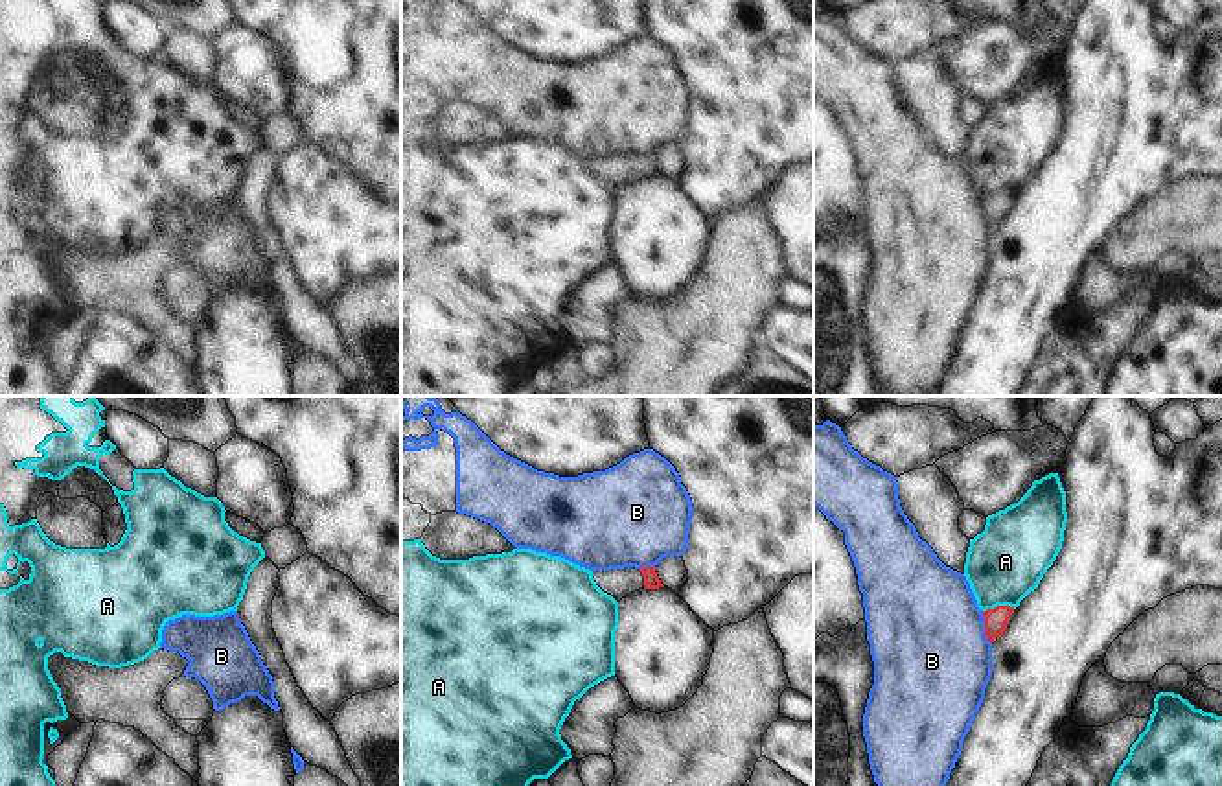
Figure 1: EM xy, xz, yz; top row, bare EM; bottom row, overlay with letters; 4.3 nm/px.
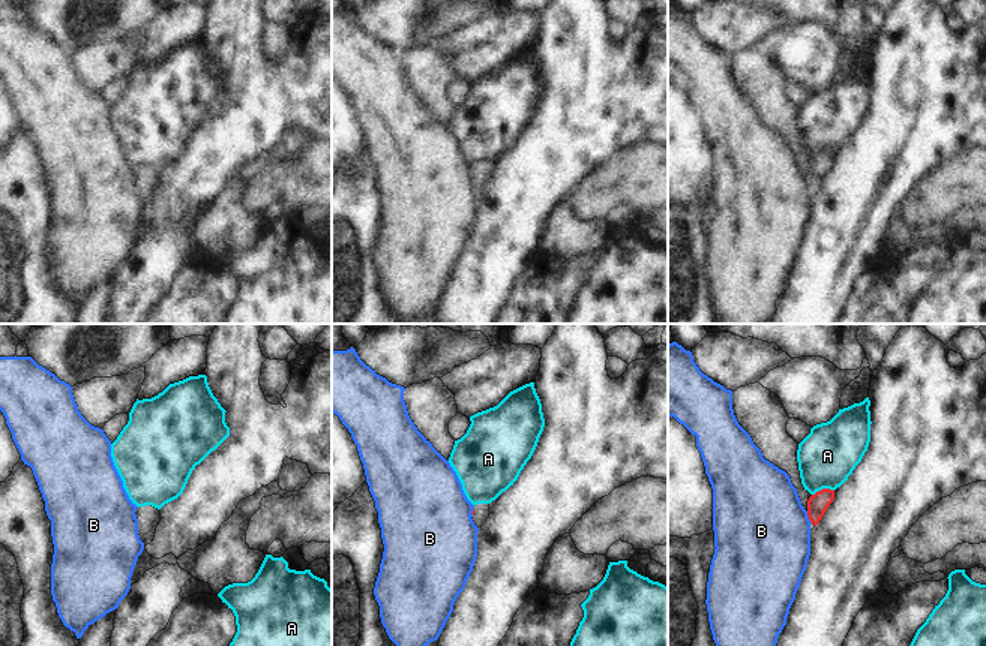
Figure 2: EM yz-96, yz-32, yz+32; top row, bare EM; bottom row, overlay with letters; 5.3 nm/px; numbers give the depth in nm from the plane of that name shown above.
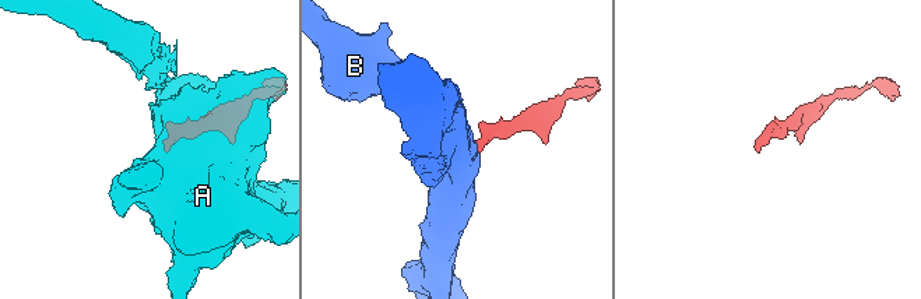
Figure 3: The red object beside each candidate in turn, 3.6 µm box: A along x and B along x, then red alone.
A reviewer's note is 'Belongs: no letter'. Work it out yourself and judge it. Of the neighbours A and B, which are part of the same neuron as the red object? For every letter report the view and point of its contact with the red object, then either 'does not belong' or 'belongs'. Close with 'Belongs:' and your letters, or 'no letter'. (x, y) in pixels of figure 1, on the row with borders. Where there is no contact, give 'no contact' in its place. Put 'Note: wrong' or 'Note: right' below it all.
A: contact yz (998, 606); does not belong
B: contact yz (985, 628); does not belong
Belongs: no letter
Note: right

